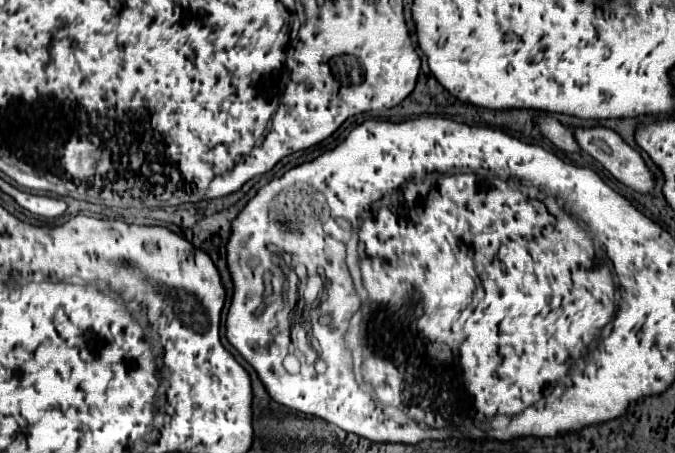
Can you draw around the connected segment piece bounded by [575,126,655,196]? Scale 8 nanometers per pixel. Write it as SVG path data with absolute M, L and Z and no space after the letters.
M577 128L575 130L575 138L579 142L579 146L589 152L597 162L603 164L603 168L607 168L621 184L633 188L635 192L639 194L651 194L653 188L655 188L655 176L651 174L651 170L647 168L645 160L641 158L641 154L637 150L633 150L629 144L623 142L623 138L619 134L615 134L613 130L609 128Z

